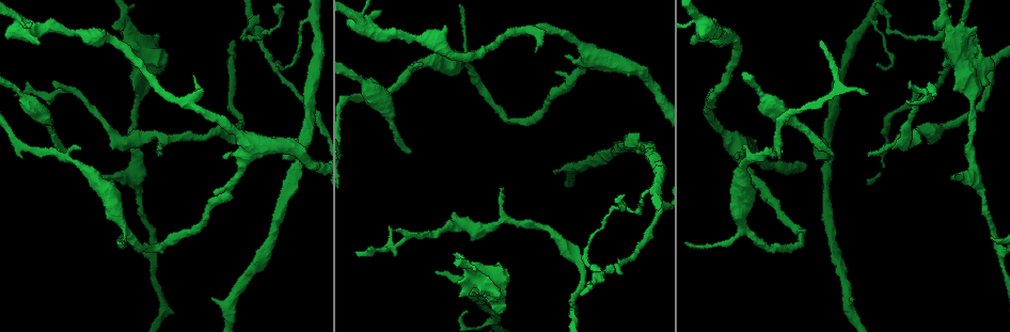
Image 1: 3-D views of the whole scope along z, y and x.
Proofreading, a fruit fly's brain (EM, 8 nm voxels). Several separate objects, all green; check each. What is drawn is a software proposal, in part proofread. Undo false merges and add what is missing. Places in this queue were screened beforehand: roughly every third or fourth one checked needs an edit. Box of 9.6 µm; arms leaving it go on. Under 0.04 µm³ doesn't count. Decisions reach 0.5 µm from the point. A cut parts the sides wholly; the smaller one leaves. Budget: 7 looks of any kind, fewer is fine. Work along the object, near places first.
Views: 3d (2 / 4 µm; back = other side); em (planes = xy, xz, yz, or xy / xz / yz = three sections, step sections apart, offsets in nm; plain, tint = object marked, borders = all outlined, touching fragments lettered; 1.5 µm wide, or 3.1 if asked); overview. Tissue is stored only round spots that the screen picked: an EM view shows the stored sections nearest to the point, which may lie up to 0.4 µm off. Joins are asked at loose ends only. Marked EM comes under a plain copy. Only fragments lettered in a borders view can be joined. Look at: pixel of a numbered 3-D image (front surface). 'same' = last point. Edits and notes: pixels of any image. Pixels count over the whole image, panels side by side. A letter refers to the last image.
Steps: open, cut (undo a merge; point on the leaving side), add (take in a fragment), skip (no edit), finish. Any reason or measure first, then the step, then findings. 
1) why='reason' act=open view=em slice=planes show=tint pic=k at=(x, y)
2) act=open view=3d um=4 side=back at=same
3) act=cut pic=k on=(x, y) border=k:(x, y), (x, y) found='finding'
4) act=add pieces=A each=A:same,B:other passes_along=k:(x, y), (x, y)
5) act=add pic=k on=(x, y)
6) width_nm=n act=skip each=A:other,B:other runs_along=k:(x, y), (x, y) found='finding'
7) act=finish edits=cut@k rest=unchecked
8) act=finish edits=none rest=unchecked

why='an open end' act=open view=3d um=4 pic=1 at=(194, 75)

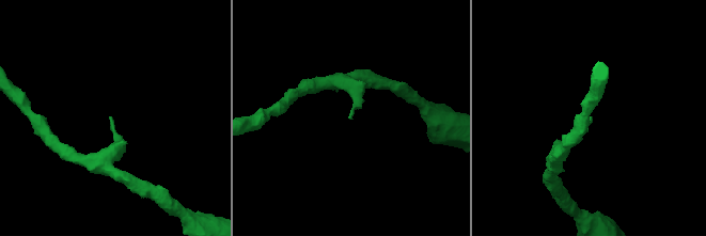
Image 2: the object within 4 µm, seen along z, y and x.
why='shape alone is not enough' act=open view=em slice=yz step=4 show=tint pic=2 at=(590, 118)

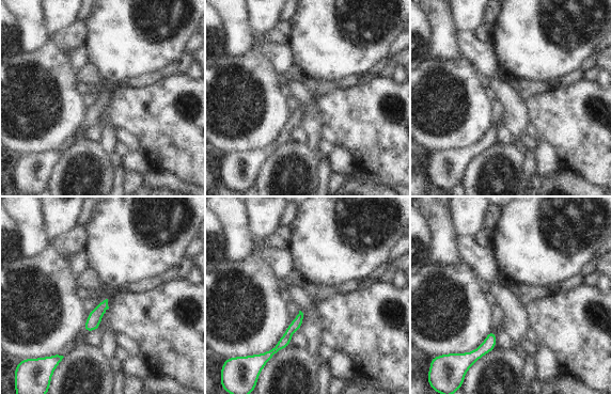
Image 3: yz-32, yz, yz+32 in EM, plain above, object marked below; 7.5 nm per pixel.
act=open view=em slice=planes show=borders at=same

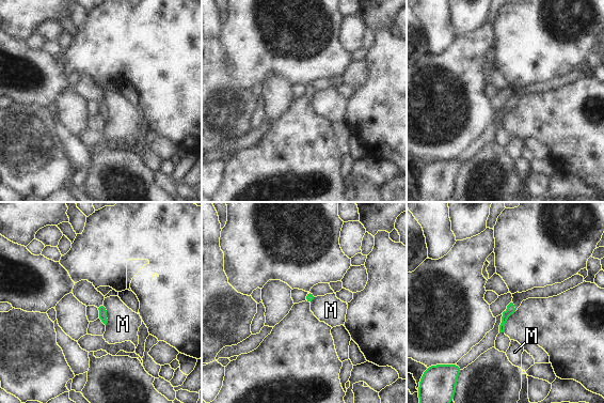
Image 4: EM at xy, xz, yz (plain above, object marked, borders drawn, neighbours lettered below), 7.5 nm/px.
longest_contact=M:150nm act=skip each=M:other border=4:(102, 306), (107, 312), (106, 325) found='no lettered fragment goes on from it'

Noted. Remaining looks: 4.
act=open view=em slice=planes show=tint pic=1 at=(112, 25)

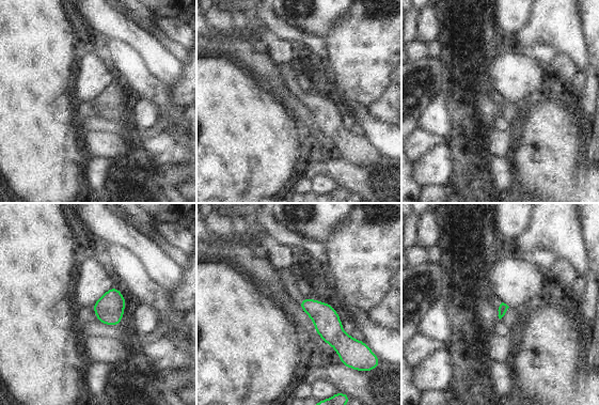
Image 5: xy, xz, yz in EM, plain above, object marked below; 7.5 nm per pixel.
why='see the neighbours' act=open view=em slice=planes show=borders at=same

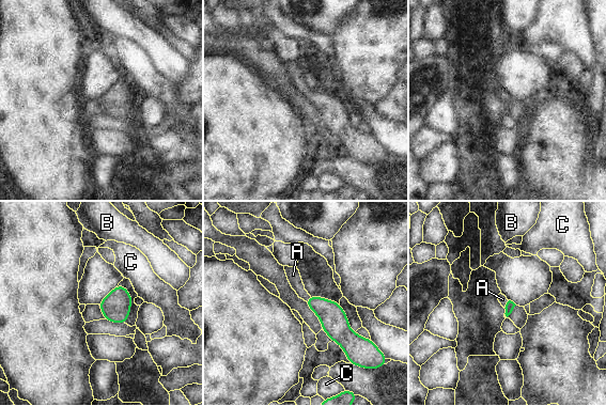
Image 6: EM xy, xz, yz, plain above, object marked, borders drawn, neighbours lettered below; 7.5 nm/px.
act=add pic=6 on=(502, 299) each=A:same,B:other,C:other found='the neuron continues'

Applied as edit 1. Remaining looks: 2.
act=open view=overview

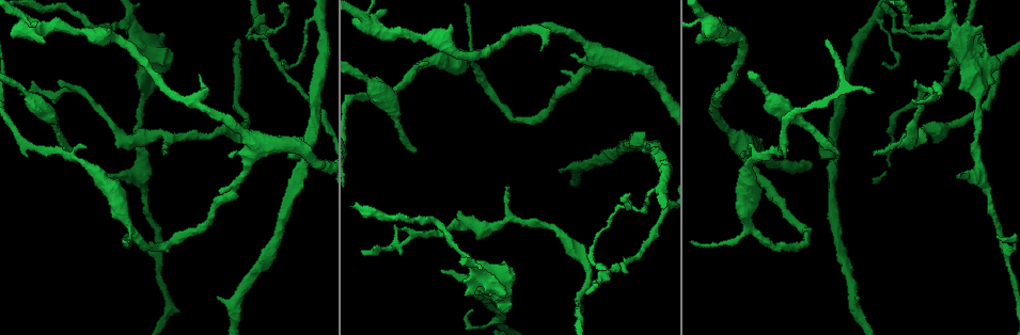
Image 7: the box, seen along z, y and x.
why='free end' act=open view=em slice=planes show=borders pic=7 at=(959, 174)

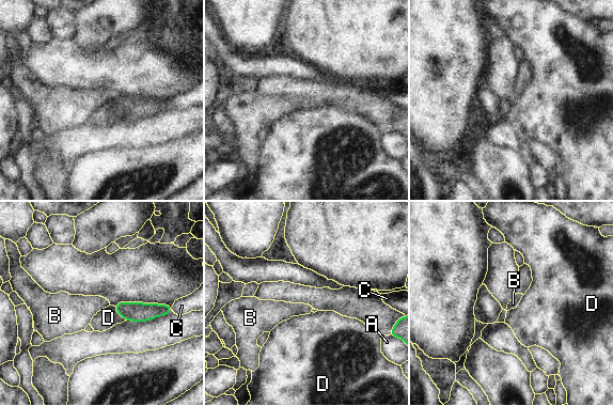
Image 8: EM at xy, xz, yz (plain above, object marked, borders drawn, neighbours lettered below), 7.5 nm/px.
act=skip each=A:other,B:other,C:other,D:other runs_along=8:(116, 307), (125, 310), (170, 309) found='no lettered fragment goes on from it'

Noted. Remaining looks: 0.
act=finish edits=add@6 rest=unchecked

